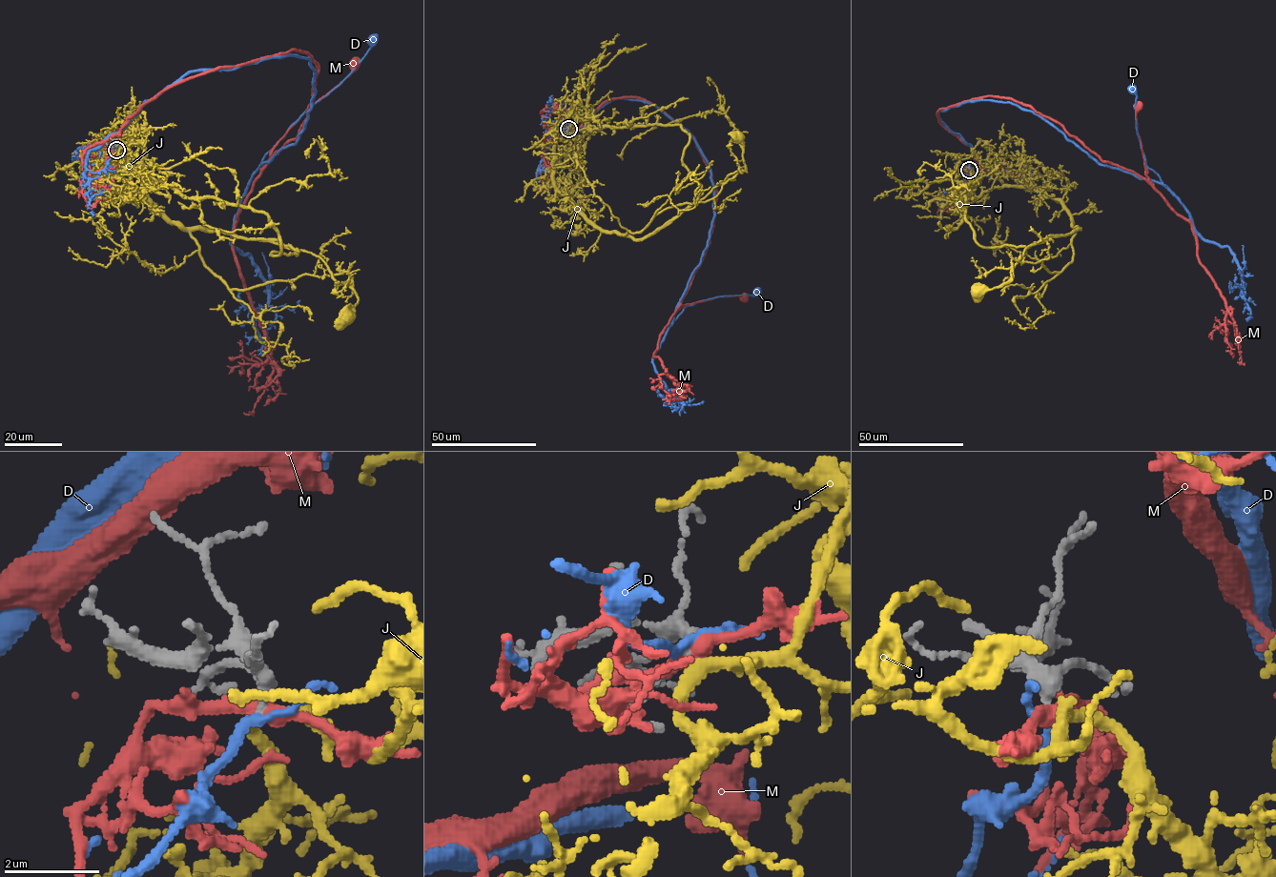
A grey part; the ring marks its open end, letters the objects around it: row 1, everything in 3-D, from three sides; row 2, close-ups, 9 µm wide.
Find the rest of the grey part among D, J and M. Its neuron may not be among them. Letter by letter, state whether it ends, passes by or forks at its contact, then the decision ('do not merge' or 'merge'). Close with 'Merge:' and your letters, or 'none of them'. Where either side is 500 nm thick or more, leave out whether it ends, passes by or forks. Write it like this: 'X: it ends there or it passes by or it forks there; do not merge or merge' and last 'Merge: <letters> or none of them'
D: it passes by; do not merge
J: it passes by; merge
M: it passes by; do not merge
Merge: J

